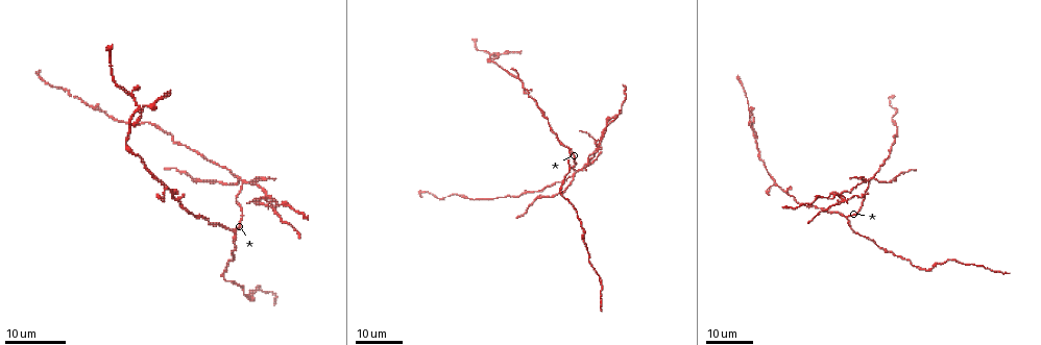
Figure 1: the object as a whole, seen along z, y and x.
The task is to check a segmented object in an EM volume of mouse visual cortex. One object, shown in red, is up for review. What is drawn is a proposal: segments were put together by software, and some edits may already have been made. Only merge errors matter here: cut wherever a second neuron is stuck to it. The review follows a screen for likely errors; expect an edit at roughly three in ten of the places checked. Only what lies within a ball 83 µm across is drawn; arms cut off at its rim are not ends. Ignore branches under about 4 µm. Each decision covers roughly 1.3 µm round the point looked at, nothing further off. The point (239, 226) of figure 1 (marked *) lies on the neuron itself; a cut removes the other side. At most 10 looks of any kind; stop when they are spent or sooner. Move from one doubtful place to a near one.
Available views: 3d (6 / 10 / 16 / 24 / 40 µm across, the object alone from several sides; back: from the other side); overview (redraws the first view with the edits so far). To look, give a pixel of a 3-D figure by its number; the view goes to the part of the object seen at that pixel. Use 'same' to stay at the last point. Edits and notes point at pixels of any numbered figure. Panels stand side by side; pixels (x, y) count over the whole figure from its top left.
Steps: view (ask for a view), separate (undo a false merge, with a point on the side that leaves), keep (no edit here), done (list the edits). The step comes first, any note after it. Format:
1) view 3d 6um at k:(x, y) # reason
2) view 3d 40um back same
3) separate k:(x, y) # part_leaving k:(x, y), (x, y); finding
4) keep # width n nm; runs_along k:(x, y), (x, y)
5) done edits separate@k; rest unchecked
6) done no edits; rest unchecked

view 3d 16um at 1:(234, 231) # three arms meet

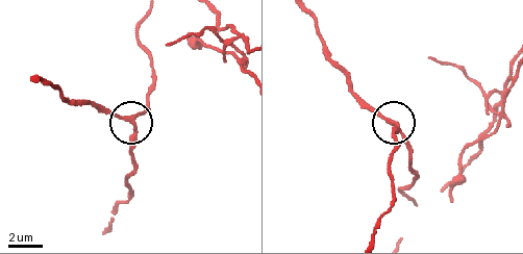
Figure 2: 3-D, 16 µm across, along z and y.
view 3d 10um at 2:(128, 122)

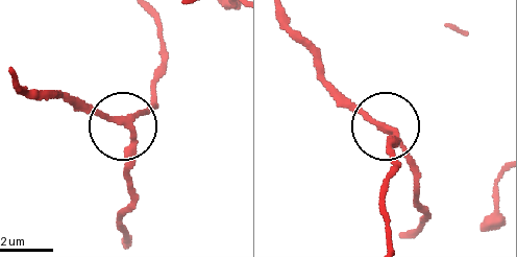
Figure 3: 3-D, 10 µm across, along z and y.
view 3d 6um at 3:(127, 124)

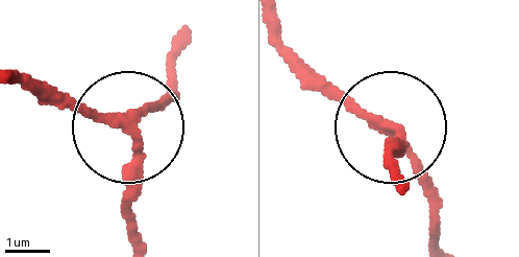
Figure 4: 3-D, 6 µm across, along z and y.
keep # arms 3; runs_along 4:(424, 188), (398, 127), (394, 181); one neuron here

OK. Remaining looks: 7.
view 3d 24um at 1:(140, 107) # four or more arms meet

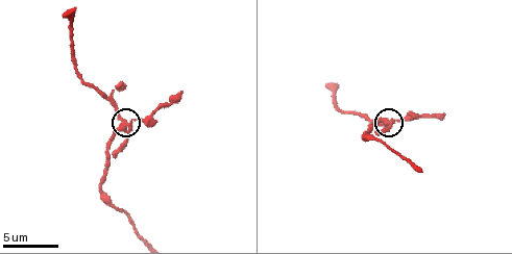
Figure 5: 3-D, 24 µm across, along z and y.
view 3d 10um at 5:(127, 124) # closer look

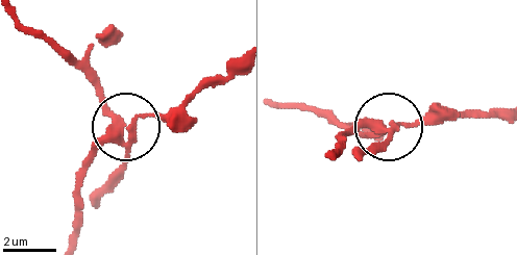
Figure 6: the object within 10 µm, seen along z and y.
separate 6:(113, 178) # arms 4; part_leaving 6:(127, 145), (141, 120), (181, 108), (236, 66); two neurons meet here

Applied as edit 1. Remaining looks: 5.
view overview

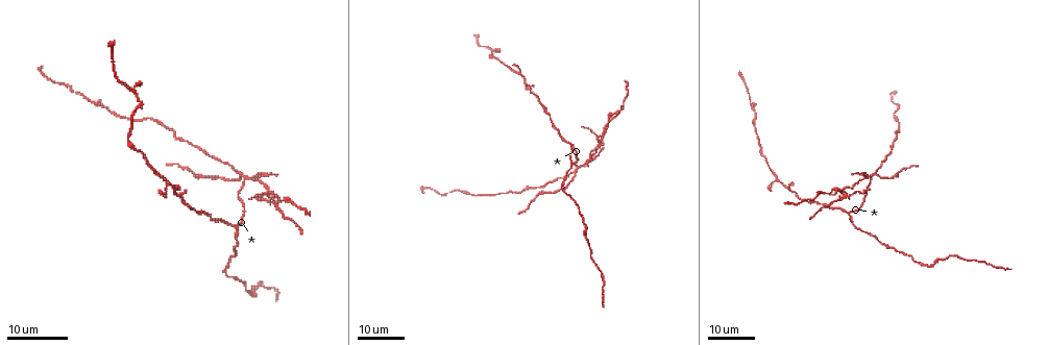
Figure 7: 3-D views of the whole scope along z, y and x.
view 3d 16um at 7:(183, 197) # a narrow waist

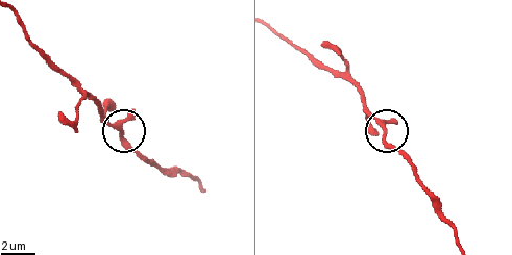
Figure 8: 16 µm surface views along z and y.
view 3d 6um at 8:(383, 132) # closer look

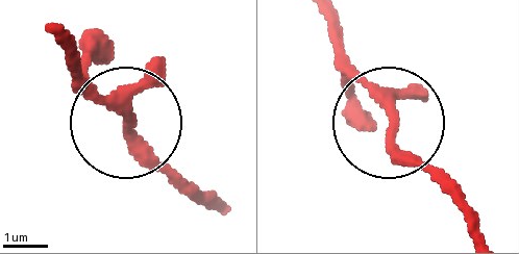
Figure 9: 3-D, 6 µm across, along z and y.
keep # runs_along 9:(478, 227), (400, 149), (386, 104), (337, 52); one neuron here

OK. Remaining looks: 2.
view 3d 16um at 7:(243, 174) # branch point

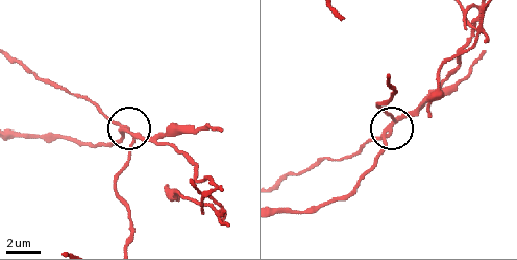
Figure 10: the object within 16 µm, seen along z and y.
view 3d 10um at 10:(129, 134)

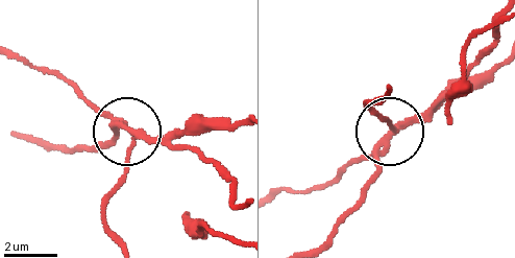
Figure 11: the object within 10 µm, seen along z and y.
separate 11:(108, 141) # arms 3; part_leaving 11:(123, 123), (177, 139), (211, 159), (238, 197); two neurons meet here

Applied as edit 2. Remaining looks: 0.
done edits separate@6, separate@11; rest unchecked

